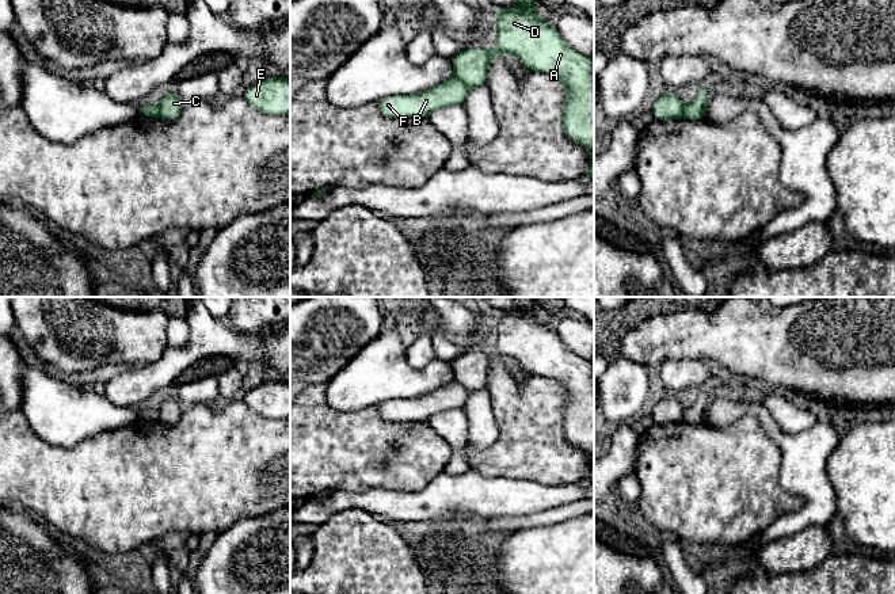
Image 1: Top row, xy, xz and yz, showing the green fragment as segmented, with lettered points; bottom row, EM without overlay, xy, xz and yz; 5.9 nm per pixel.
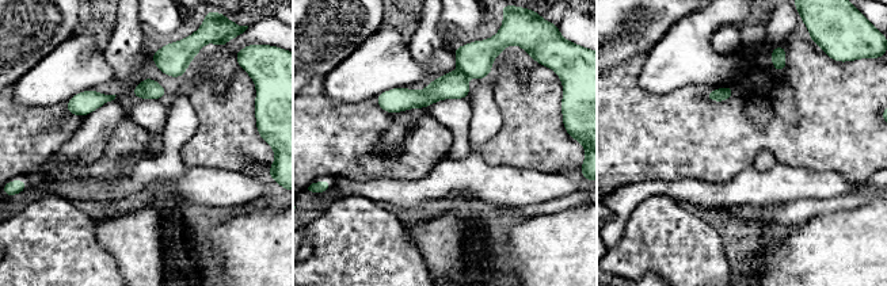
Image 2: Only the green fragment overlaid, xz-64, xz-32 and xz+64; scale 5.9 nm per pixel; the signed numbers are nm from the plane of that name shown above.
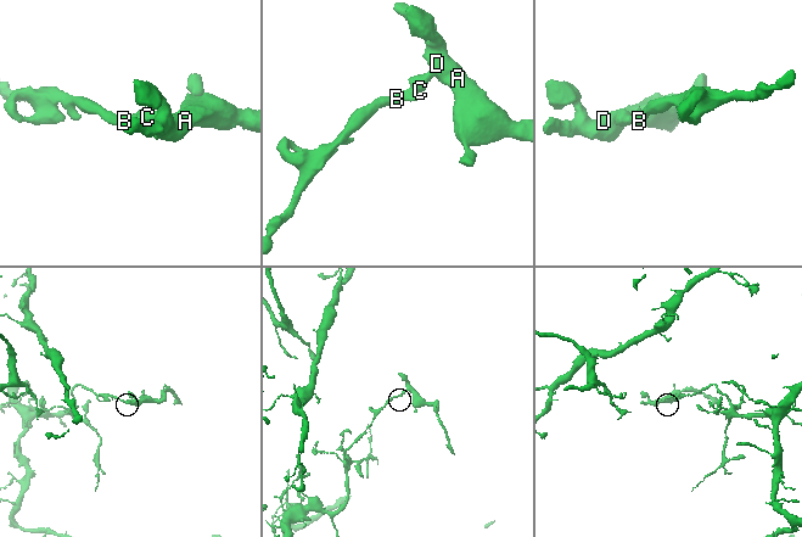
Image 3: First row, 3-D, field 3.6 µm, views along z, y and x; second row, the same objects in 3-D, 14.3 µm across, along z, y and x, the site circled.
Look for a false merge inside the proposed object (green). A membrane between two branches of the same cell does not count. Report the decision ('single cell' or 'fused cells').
fused cells

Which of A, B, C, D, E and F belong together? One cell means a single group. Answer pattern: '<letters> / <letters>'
A C D E / B F

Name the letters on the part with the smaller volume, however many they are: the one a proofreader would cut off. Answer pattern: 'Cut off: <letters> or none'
Cut off: A, C, D, E

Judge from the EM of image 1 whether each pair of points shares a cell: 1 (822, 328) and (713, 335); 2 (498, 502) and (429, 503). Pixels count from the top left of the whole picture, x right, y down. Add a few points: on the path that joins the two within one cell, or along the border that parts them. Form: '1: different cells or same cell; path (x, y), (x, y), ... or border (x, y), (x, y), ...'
1: same cell; path (795, 335), (741, 335)
2: same cell; path (480, 502), (446, 502)

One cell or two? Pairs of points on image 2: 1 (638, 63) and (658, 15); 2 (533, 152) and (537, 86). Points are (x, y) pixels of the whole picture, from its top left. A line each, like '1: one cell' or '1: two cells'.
1: two cells
2: one cell

